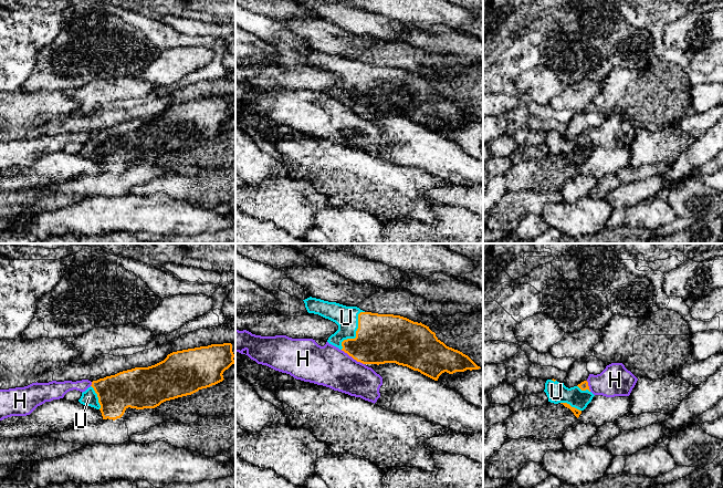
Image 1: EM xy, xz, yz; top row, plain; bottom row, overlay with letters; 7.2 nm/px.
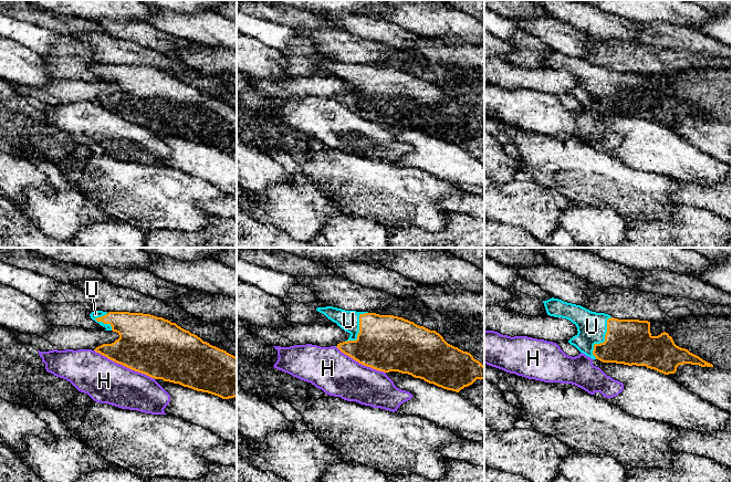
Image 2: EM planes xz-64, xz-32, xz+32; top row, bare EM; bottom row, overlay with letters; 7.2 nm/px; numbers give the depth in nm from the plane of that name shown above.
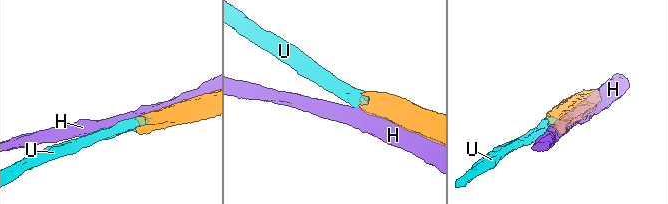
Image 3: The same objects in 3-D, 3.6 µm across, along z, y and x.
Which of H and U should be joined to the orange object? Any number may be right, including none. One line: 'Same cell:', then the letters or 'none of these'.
Same cell: U

